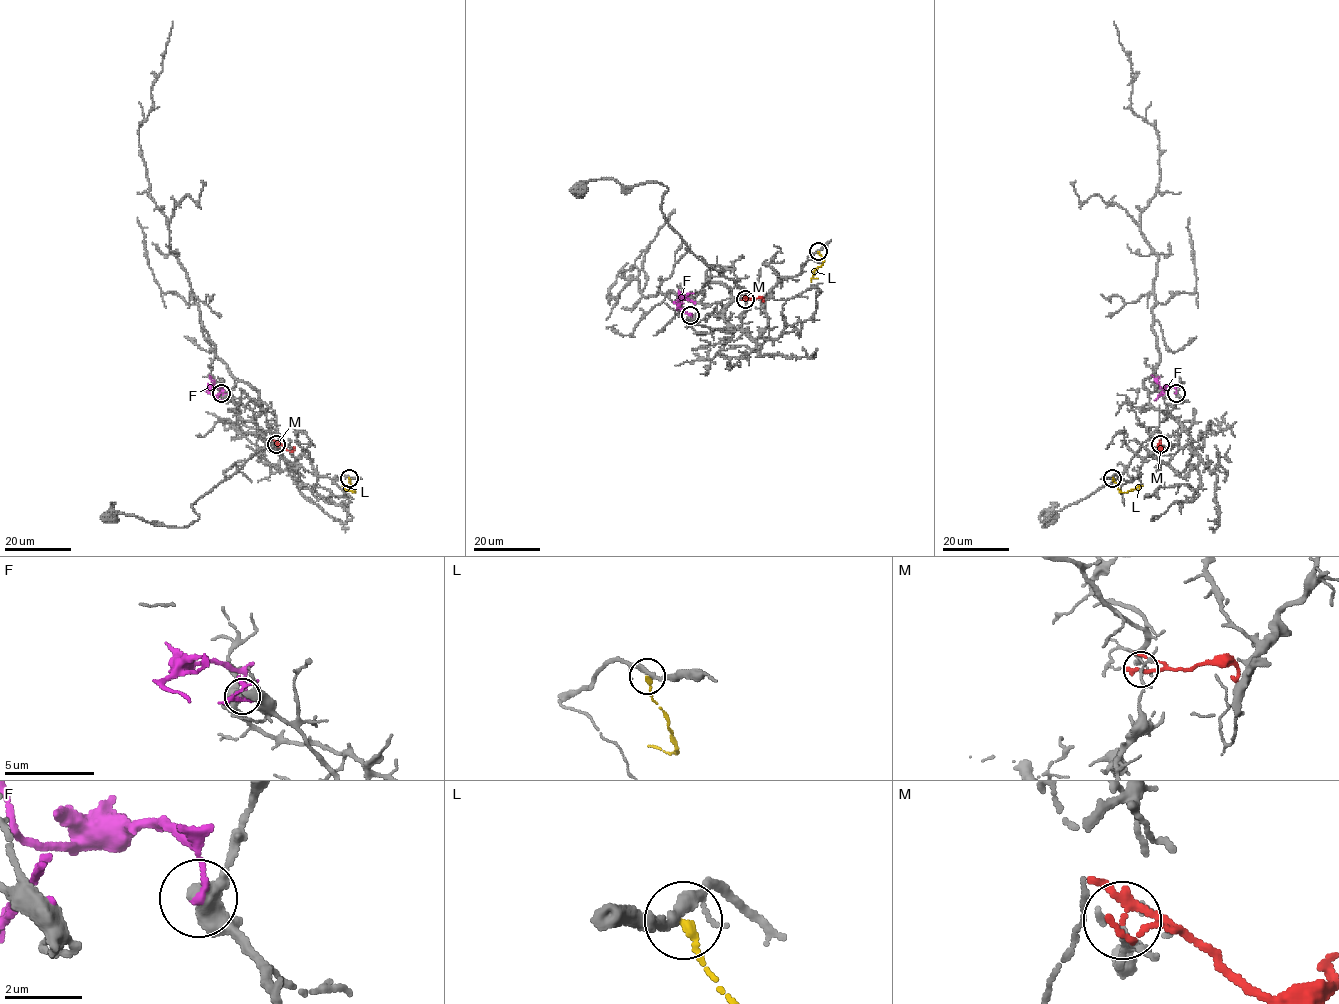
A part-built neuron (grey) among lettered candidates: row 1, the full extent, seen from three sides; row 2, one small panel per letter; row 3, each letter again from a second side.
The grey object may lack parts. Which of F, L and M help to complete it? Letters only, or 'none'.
none

